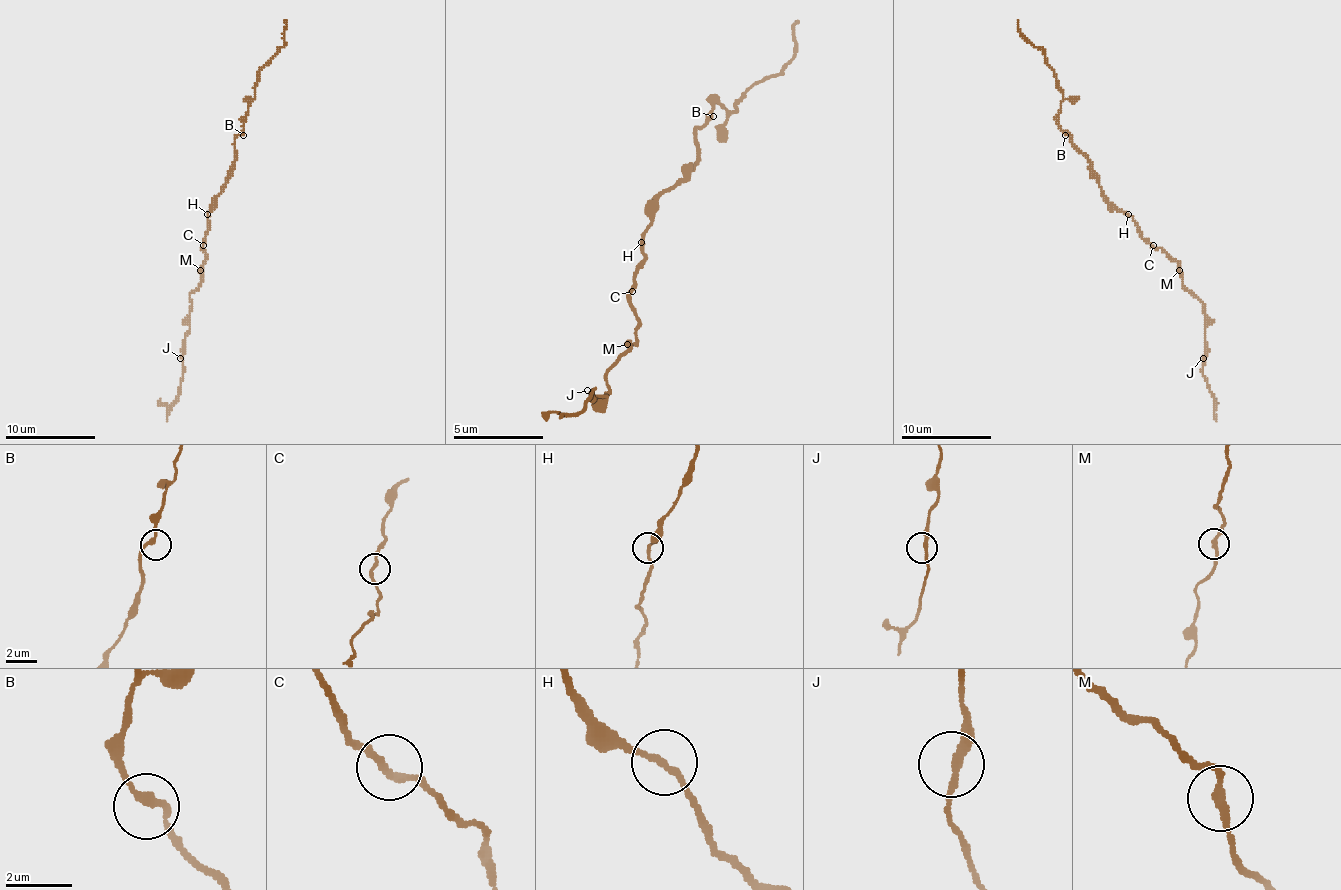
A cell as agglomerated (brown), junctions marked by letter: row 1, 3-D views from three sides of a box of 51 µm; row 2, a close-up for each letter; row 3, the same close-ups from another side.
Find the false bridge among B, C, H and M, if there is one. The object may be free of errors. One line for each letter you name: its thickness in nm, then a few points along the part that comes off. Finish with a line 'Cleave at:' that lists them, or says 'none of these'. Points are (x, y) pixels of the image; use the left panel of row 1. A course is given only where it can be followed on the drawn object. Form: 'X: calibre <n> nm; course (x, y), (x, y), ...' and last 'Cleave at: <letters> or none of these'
Cleave at: none of these

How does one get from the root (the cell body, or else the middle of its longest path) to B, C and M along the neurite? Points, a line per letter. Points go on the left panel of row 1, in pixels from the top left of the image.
B: (207, 214), (230, 173), (234, 160), (234, 139), (243, 135)
C: (207, 214), (207, 234), (203, 245)
M: (207, 214), (207, 234), (201, 248), (205, 261), (201, 270)

